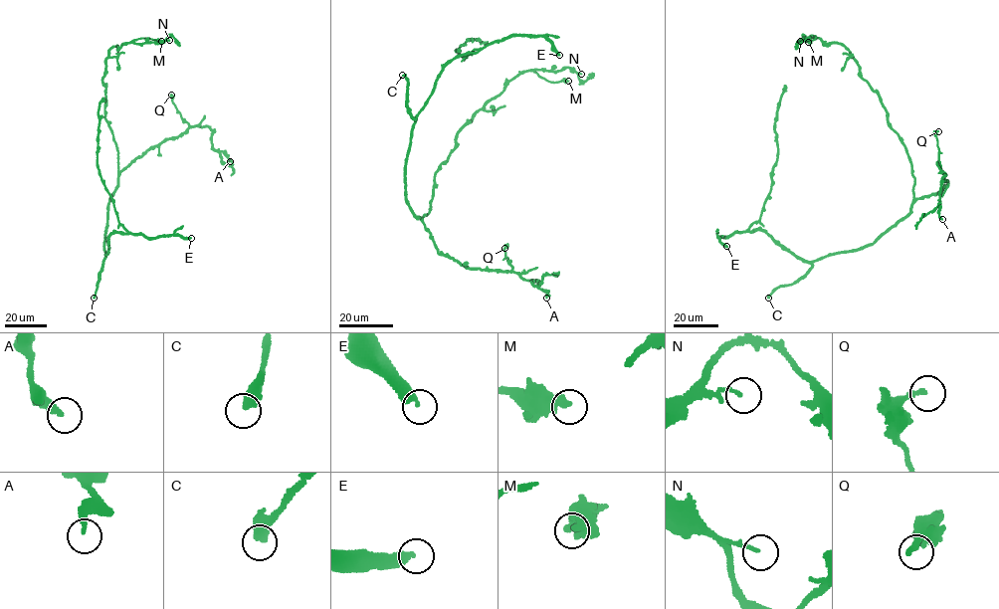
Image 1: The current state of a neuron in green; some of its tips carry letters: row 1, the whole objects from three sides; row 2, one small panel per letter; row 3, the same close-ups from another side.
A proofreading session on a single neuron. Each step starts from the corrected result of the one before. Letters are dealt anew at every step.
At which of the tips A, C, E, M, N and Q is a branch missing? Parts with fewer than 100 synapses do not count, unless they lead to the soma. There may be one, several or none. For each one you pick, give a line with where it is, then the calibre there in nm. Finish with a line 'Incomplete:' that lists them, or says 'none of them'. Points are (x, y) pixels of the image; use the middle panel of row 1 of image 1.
E: at (559, 55); 320 nm thick
Incomplete: E

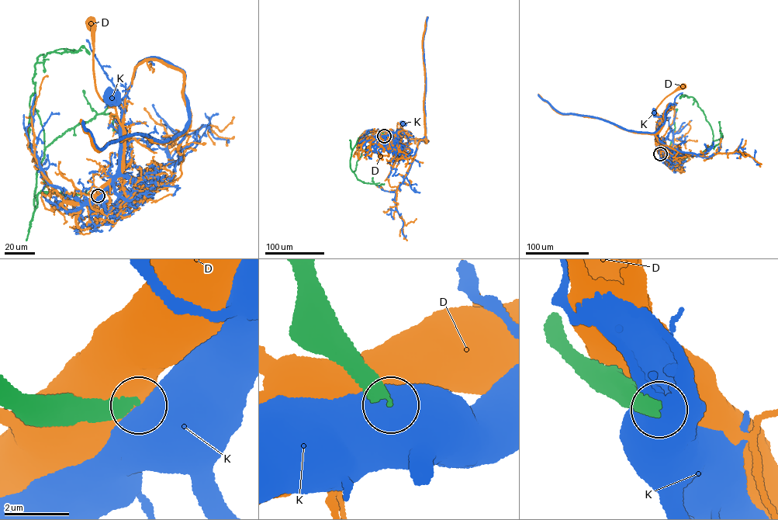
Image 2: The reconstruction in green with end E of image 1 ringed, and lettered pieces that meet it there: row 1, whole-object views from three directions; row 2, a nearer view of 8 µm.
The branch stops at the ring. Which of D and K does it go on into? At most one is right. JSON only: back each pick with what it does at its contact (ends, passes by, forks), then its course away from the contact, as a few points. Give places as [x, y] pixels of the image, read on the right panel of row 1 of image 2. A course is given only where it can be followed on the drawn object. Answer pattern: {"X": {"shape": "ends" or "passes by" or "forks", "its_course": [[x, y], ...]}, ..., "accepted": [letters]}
{"accepted": []}

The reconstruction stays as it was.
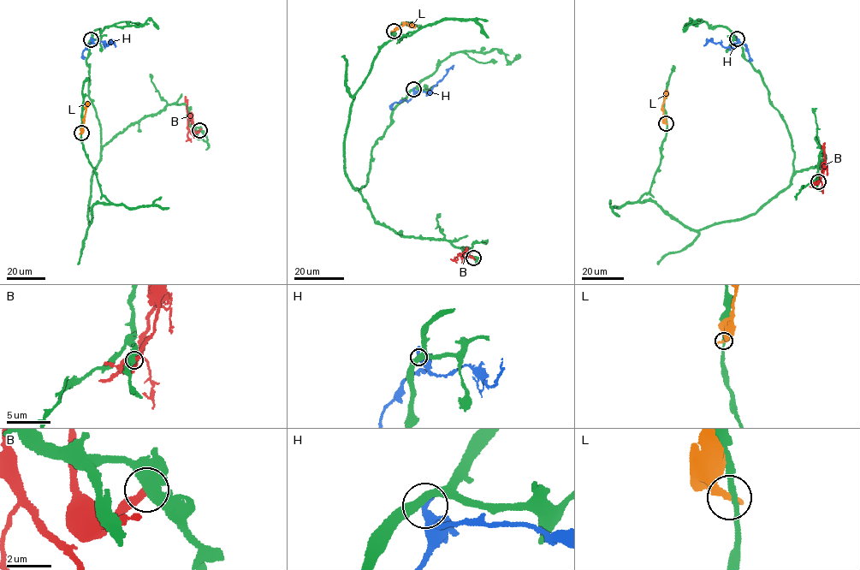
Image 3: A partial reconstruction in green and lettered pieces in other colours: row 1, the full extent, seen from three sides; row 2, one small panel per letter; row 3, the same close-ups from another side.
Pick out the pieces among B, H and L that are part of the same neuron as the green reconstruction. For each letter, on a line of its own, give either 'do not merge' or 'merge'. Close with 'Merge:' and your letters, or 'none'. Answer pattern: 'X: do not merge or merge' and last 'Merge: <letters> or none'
B: do not merge
H: do not merge
L: do not merge
Merge: none

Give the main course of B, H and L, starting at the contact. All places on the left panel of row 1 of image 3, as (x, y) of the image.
B: (199, 130), (197, 132), (193, 129), (185, 96)
H: (91, 39), (94, 43), (103, 42), (107, 46), (111, 42), (115, 47)
L: (81, 133), (86, 105), (89, 102)

